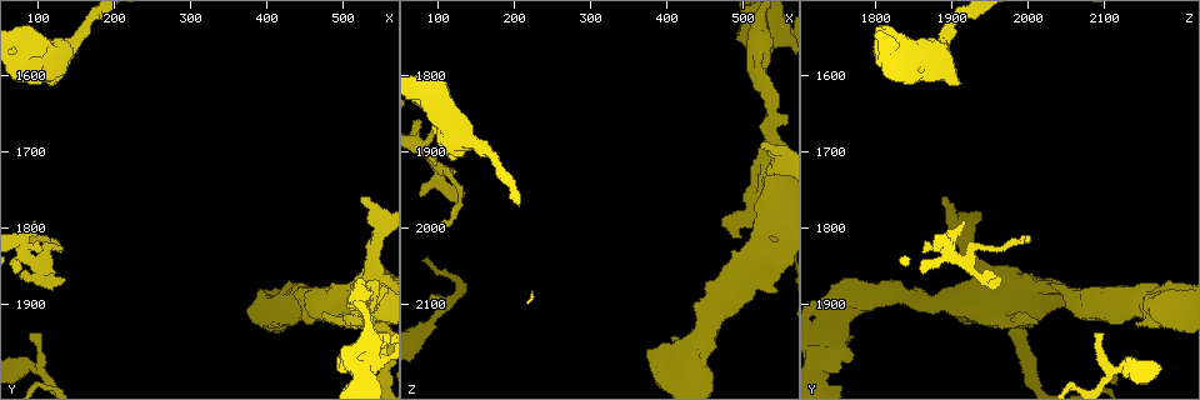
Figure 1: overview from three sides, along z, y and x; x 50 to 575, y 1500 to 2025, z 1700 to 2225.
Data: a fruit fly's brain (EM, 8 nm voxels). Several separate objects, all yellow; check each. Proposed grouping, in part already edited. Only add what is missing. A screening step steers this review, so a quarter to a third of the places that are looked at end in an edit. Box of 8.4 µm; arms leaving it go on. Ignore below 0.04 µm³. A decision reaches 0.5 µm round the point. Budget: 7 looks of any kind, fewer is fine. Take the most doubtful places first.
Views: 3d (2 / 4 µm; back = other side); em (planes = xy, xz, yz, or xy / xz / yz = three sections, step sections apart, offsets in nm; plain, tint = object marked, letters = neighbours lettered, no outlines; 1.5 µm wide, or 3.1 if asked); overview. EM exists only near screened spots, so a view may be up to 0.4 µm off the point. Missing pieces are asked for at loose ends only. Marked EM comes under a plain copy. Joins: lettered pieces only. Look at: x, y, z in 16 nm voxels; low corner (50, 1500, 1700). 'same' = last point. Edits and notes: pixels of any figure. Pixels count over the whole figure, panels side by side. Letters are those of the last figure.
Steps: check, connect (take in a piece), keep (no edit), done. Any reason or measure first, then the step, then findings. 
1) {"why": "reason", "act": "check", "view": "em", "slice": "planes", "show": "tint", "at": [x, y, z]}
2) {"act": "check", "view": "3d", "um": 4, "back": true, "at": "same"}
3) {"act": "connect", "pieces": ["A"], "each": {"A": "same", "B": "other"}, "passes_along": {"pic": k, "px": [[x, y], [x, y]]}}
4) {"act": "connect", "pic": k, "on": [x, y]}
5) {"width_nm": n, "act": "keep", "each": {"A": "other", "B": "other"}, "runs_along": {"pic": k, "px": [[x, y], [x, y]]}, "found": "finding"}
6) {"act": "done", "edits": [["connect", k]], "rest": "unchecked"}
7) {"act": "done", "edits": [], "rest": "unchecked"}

{"act": "check", "view": "em", "slice": "planes", "show": "letters", "at": [120, 1610, 1915]}

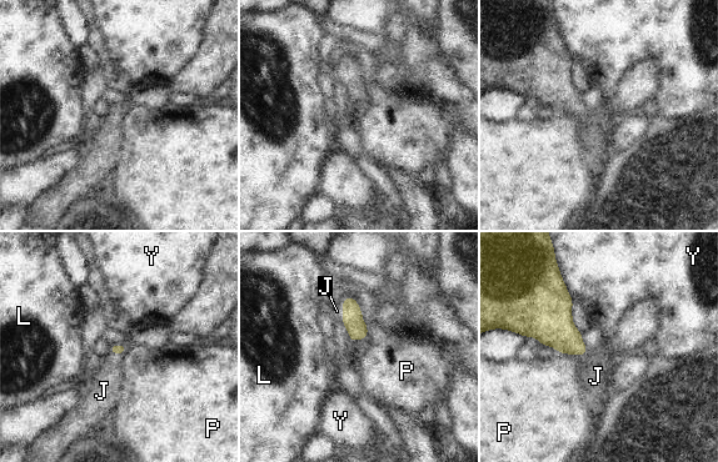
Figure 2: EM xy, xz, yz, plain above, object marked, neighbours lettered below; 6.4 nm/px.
{"act": "connect", "pieces": ["J"], "each": {"J": "same", "L": "other", "P": "other", "Y": "other"}, "passes_along": {"pic": 2, "px": [[352, 319], [344, 311], [337, 311]]}, "found": "it goes on there"}

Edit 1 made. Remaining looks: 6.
{"why": "redraw", "act": "check", "view": "overview"}

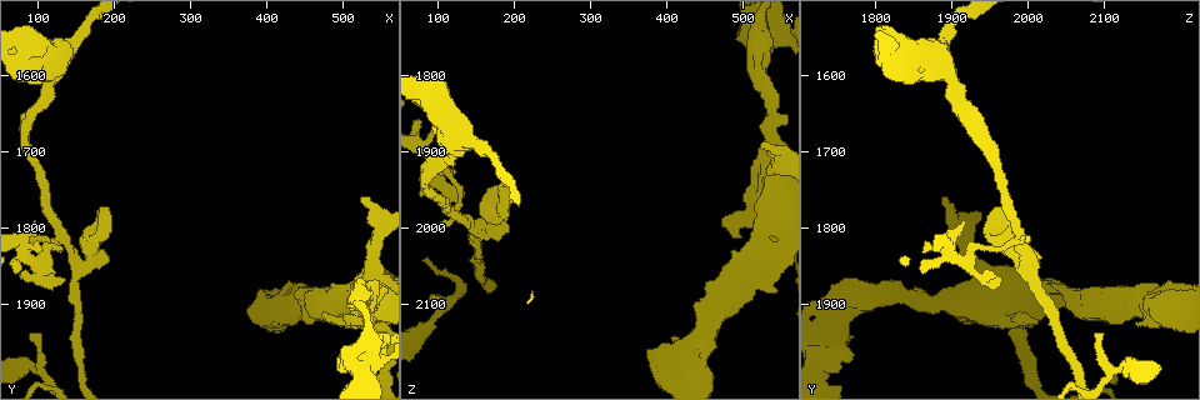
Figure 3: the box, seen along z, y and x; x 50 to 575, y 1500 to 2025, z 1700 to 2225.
{"why": "free end", "act": "check", "view": "3d", "um": 2, "back": true, "at": [95, 1940, 2085]}

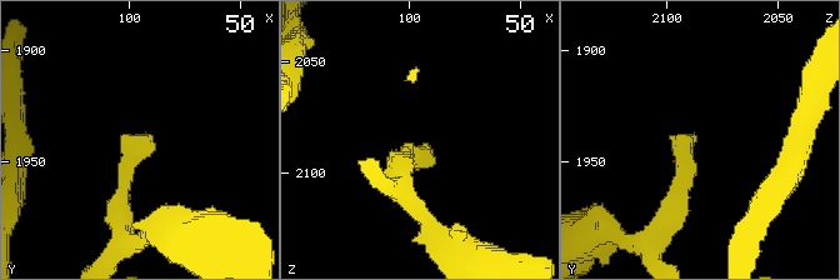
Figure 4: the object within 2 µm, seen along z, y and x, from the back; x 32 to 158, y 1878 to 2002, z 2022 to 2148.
{"why": "shape alone is not enough", "act": "check", "view": "em", "slice": "xy", "step": 4, "show": "letters", "at": [92, 1940, 2085]}

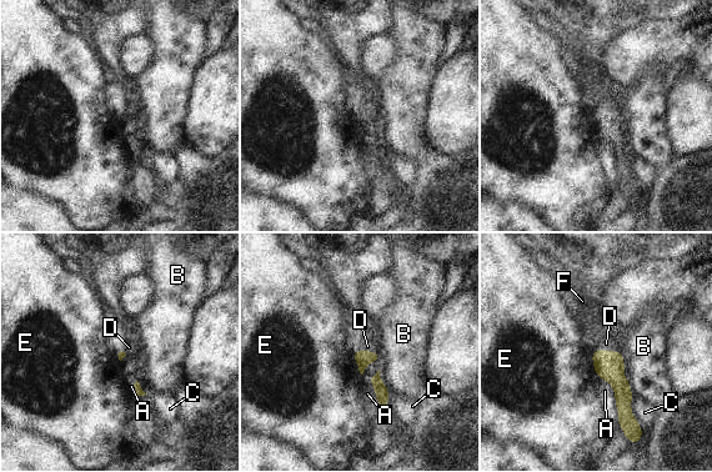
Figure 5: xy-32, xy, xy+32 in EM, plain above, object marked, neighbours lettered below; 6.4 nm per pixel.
{"longest_contact_nm": ["B", 300], "act": "connect", "pieces": ["D"], "each": {"A": "other", "B": "other", "C": "other", "D": "same", "E": "other", "F": "other"}, "found": "the cell continues"}

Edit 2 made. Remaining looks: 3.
{"why": "branch stops here", "act": "check", "view": "3d", "um": 2, "at": [520, 1760, 1890]}

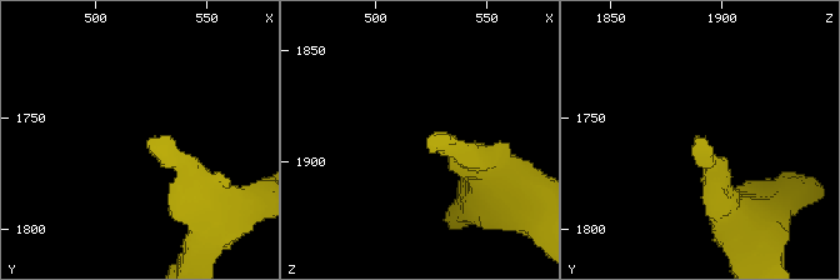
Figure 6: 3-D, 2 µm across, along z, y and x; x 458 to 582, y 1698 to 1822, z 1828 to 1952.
{"why": "now the EM", "act": "check", "view": "em", "slice": "yz", "step": 8, "show": "tint", "at": [522, 1763, 1890]}

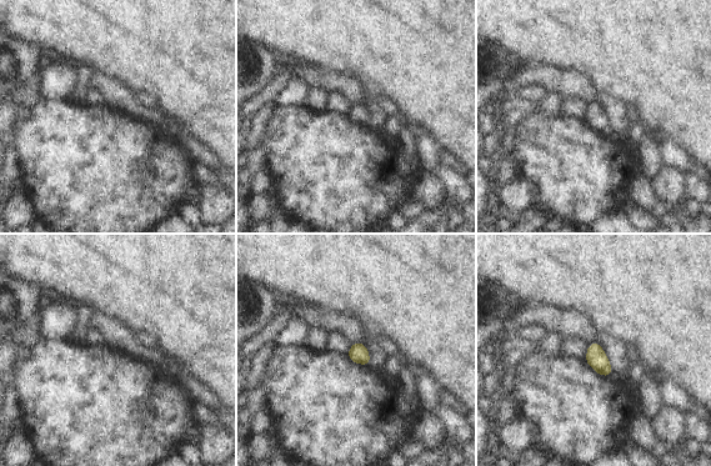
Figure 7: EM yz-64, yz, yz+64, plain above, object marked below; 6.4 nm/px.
{"act": "check", "view": "em", "slice": "planes", "show": "letters", "at": "same"}

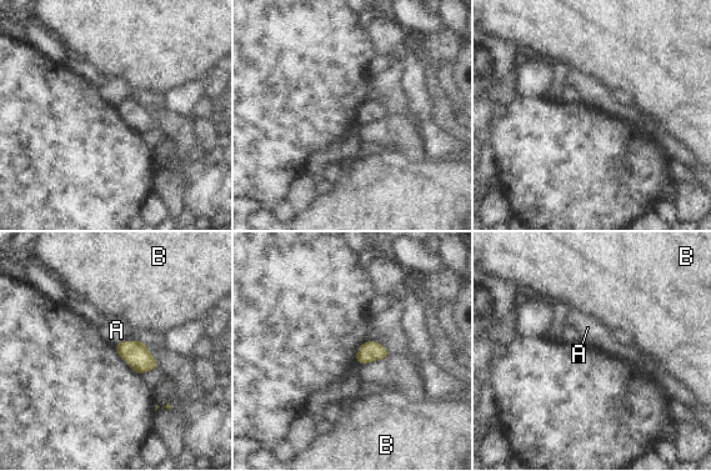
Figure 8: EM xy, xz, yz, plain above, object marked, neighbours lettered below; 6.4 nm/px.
{"act": "keep", "each": {"A": "other", "B": "other"}, "border": {"pic": 8, "px": [[126, 339], [115, 344]]}, "found": "no lettered piece goes on from it"}

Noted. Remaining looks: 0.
{"act": "done", "edits": [["connect", 2], ["connect", 5]], "rest": "unchecked"}

